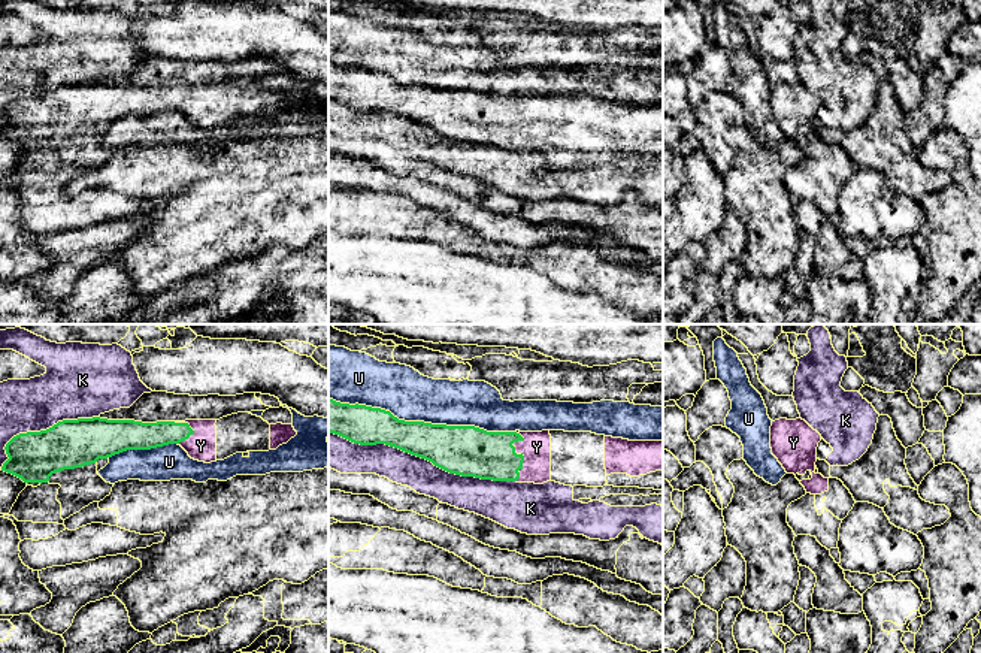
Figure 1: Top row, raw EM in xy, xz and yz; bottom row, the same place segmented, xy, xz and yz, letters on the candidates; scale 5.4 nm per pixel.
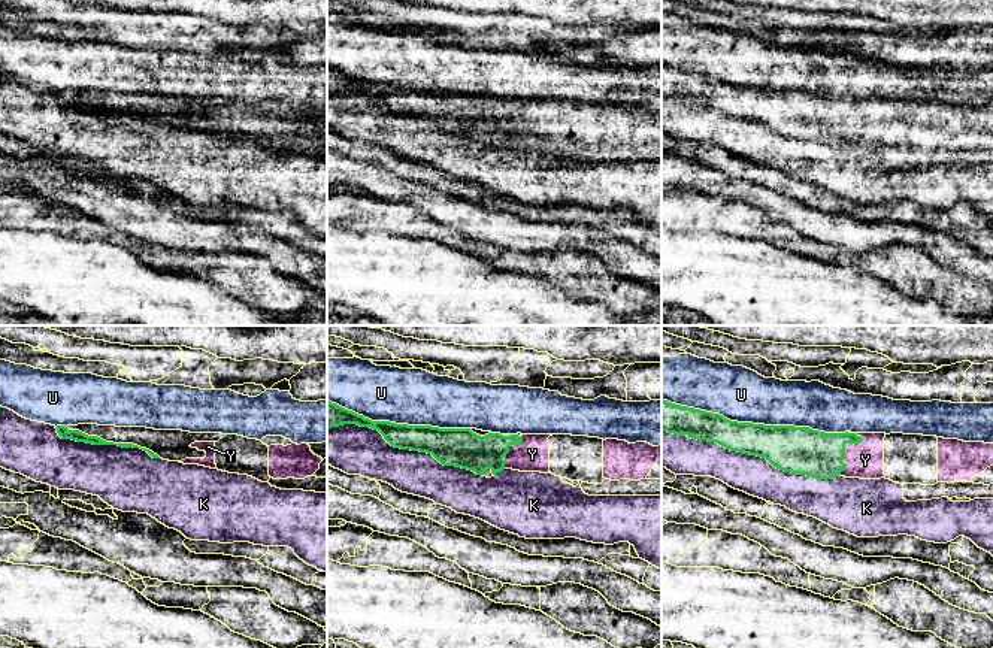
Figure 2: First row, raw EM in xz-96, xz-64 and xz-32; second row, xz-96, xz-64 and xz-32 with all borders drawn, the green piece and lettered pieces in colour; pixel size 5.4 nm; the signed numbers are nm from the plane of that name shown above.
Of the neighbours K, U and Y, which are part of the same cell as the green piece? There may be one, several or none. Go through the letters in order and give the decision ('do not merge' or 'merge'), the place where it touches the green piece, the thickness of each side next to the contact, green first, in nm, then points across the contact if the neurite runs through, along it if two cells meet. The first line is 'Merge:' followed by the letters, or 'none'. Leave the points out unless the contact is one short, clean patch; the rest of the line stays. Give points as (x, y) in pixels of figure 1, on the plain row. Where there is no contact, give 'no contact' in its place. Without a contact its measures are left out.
Merge: Y
K: do not merge | xz (423, 123) | 280/180 nm
U: do not merge | xz (421, 87) | 260/260 nm
Y: merge | xz (518, 120) | 260/160 nm | across xz (472, 117), (481, 120), (518, 120), (527, 120), (536, 112)

